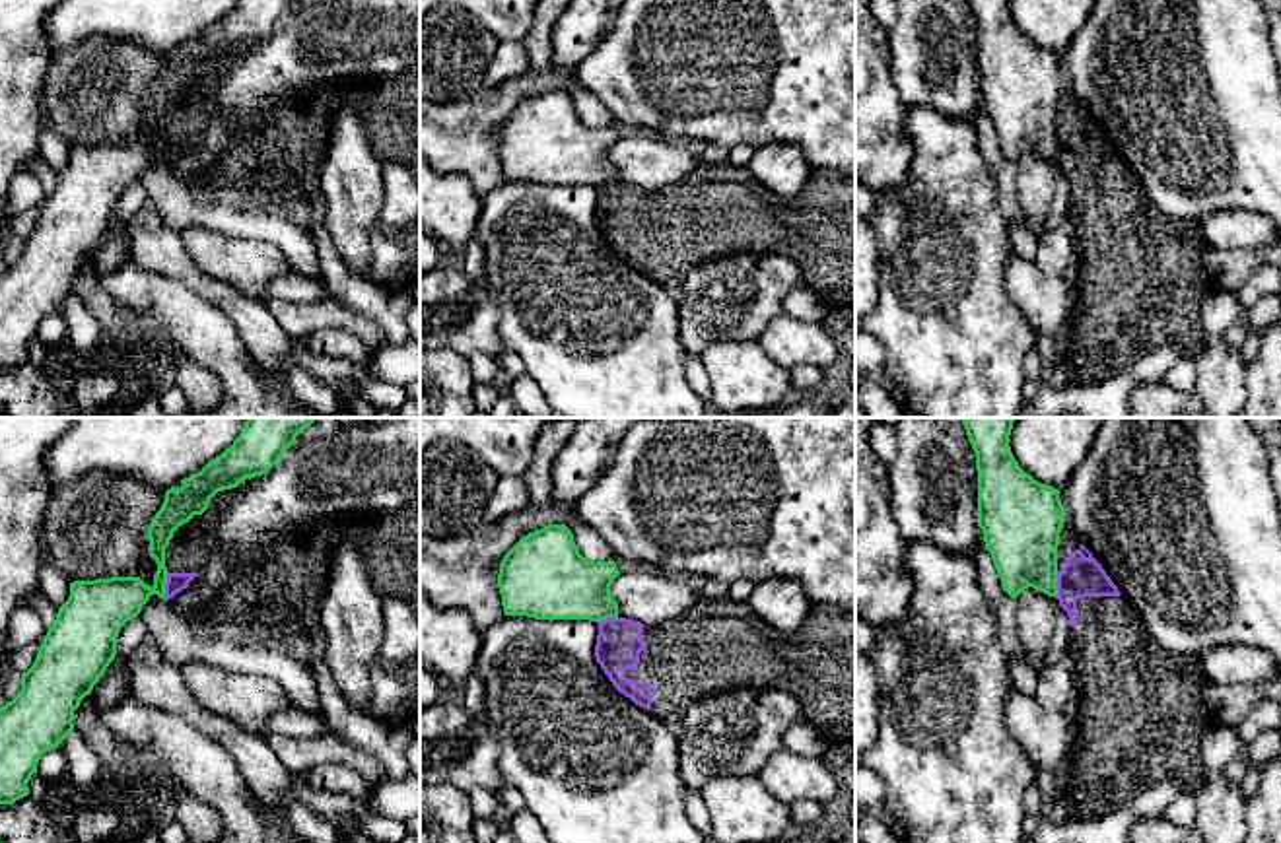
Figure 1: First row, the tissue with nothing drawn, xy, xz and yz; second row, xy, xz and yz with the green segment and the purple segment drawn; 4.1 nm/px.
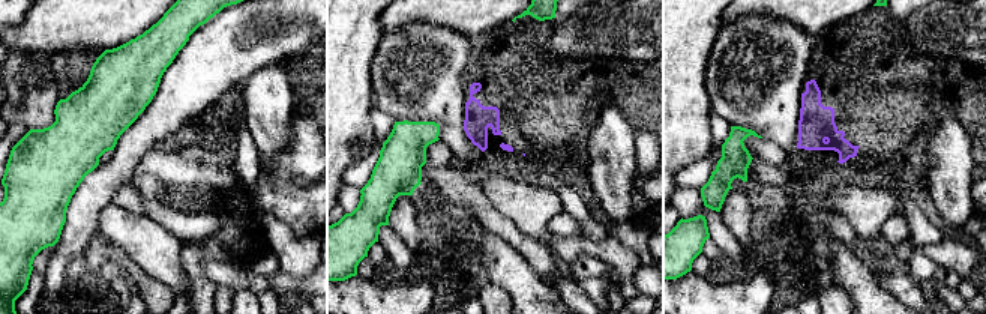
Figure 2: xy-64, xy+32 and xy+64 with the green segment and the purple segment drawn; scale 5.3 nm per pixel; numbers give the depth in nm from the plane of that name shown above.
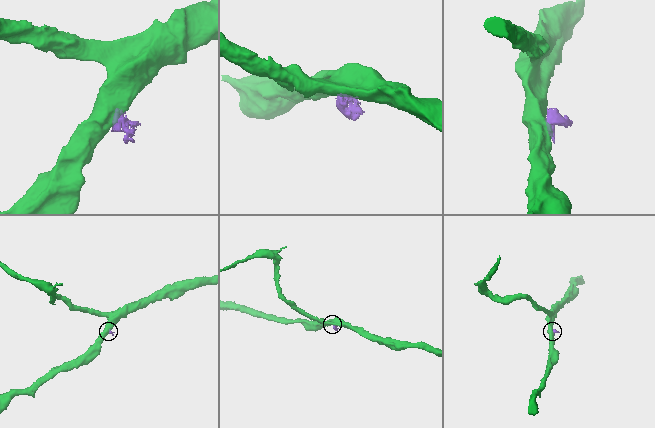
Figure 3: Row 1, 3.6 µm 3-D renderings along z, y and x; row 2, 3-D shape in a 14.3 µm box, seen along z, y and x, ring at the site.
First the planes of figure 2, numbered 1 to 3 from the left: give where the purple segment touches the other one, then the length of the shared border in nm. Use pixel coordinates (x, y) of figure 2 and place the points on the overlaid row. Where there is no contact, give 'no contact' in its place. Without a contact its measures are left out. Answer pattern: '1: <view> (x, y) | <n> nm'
1: no contact
2: no contact
3: no contact

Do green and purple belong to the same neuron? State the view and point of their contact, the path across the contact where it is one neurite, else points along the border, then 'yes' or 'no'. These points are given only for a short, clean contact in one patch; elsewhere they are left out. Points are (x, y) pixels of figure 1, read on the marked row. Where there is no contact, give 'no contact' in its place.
xy (164, 585) | along xy (168, 572), (164, 599) | no

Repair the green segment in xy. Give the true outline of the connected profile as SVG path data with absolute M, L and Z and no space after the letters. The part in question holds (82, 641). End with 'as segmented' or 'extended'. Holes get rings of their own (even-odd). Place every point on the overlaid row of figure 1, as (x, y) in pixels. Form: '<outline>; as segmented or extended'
M247 418L229 449L181 480L181 488L165 491L148 528L150 556L157 563L152 587L140 577L70 583L70 596L33 666L21 674L19 693L0 707L0 804L27 796L41 756L74 732L74 711L115 658L121 627L152 594L165 600L165 548L173 532L202 515L218 491L266 474L315 420Z; as segmented

